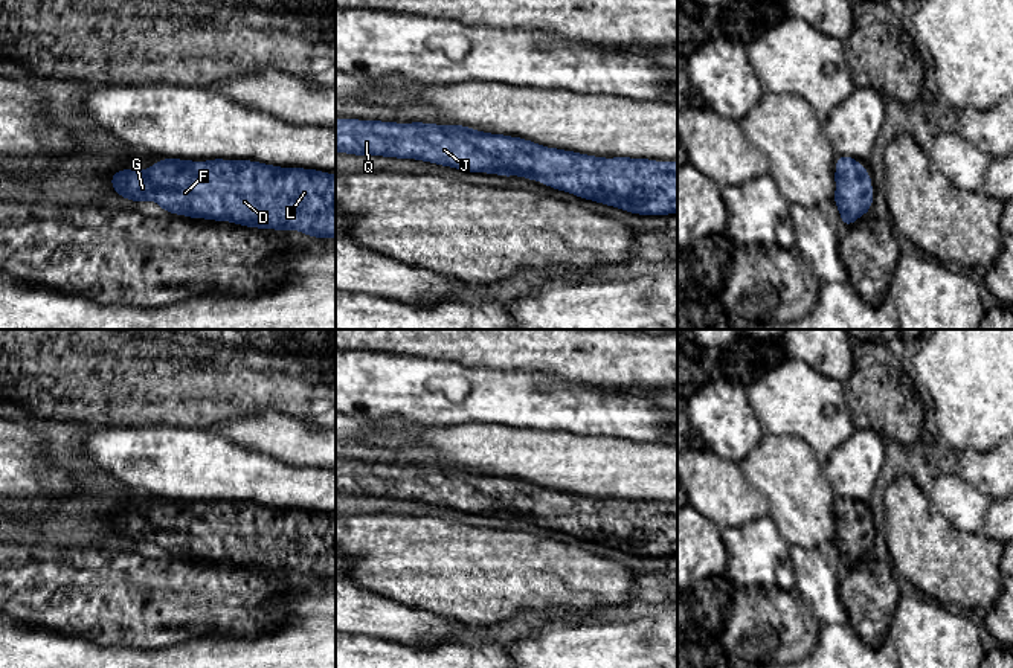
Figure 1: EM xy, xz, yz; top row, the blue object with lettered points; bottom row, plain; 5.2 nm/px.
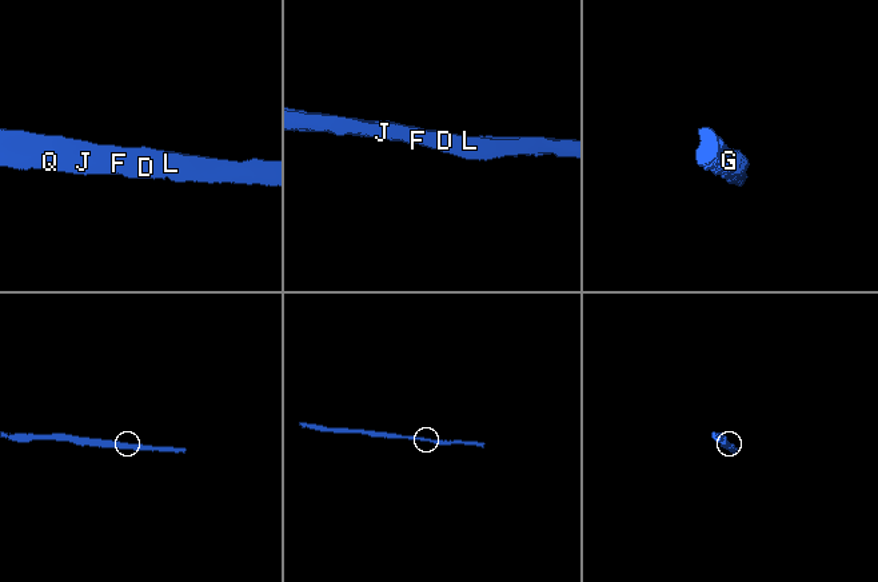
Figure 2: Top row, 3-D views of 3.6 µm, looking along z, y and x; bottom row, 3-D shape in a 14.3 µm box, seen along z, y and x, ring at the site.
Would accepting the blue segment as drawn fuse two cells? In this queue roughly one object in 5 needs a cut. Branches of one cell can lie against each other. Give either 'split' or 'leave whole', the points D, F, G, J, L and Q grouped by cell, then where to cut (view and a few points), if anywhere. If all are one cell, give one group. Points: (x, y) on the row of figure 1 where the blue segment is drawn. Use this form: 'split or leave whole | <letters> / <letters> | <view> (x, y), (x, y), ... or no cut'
leave whole | D F G J L Q | no cut

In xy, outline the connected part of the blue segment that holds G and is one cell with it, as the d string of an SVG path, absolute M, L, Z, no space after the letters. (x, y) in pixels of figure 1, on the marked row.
M160 159L145 171L131 166L114 172L108 180L119 197L136 203L154 200L160 209L175 215L281 232L294 227L307 236L336 238L336 174L253 160Z

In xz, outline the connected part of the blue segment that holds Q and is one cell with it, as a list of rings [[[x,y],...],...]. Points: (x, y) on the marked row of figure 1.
[[[336,119],[336,153],[519,175],[638,215],[677,214],[677,162],[595,157],[465,125]]]

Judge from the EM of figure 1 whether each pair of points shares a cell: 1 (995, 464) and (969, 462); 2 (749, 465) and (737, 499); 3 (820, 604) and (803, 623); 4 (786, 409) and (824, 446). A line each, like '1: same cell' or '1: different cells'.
1: same cell
2: different cells
3: different cells
4: same cell

